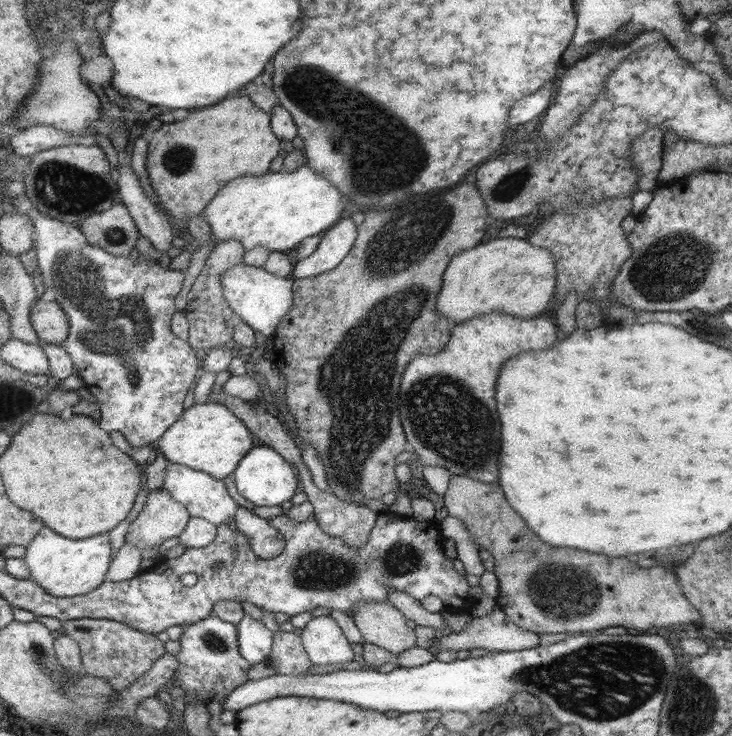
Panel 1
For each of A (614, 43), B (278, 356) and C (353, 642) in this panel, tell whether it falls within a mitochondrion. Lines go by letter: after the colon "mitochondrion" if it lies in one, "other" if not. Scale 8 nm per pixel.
A: other
B: other
C: other

